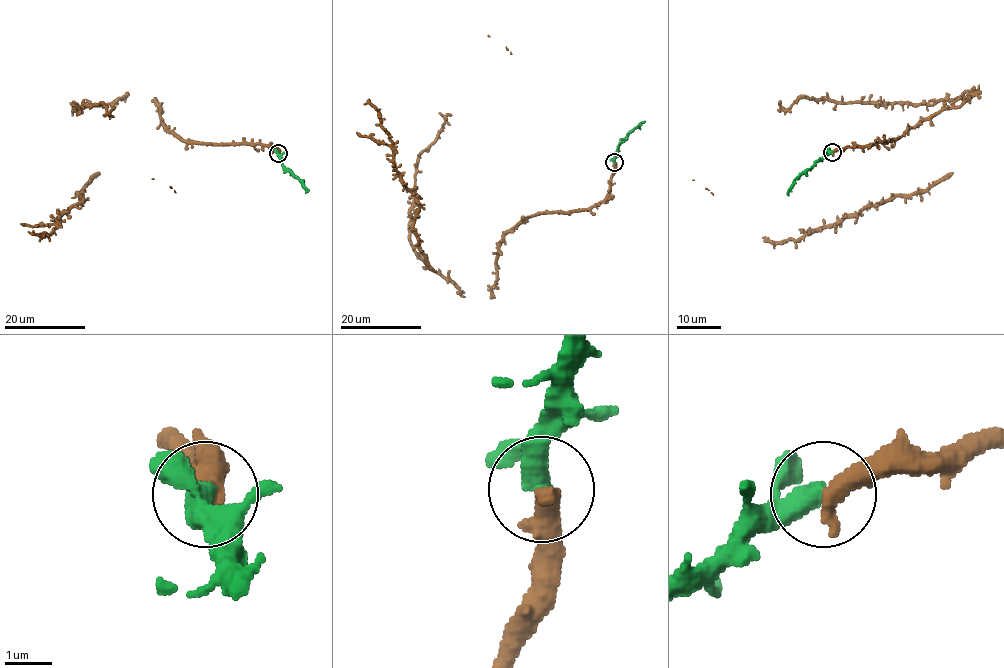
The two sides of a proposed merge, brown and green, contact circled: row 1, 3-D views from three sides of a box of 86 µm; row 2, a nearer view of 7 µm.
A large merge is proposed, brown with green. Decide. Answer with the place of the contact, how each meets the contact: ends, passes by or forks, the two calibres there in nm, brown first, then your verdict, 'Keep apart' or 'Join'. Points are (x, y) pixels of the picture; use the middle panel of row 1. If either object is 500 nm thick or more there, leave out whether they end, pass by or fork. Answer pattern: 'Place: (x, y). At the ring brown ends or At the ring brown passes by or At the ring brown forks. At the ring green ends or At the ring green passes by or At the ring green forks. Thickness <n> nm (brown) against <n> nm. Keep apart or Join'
Place: (614, 162). At the ring brown ends. At the ring green passes by. Thickness 480 nm (brown) against 340 nm. Join

